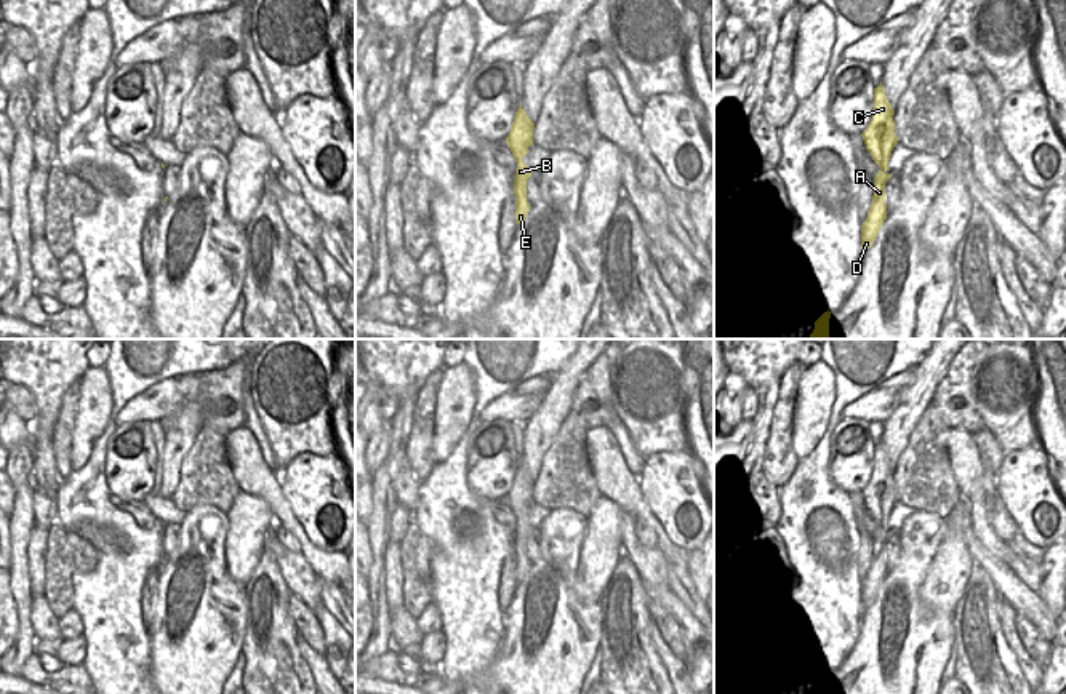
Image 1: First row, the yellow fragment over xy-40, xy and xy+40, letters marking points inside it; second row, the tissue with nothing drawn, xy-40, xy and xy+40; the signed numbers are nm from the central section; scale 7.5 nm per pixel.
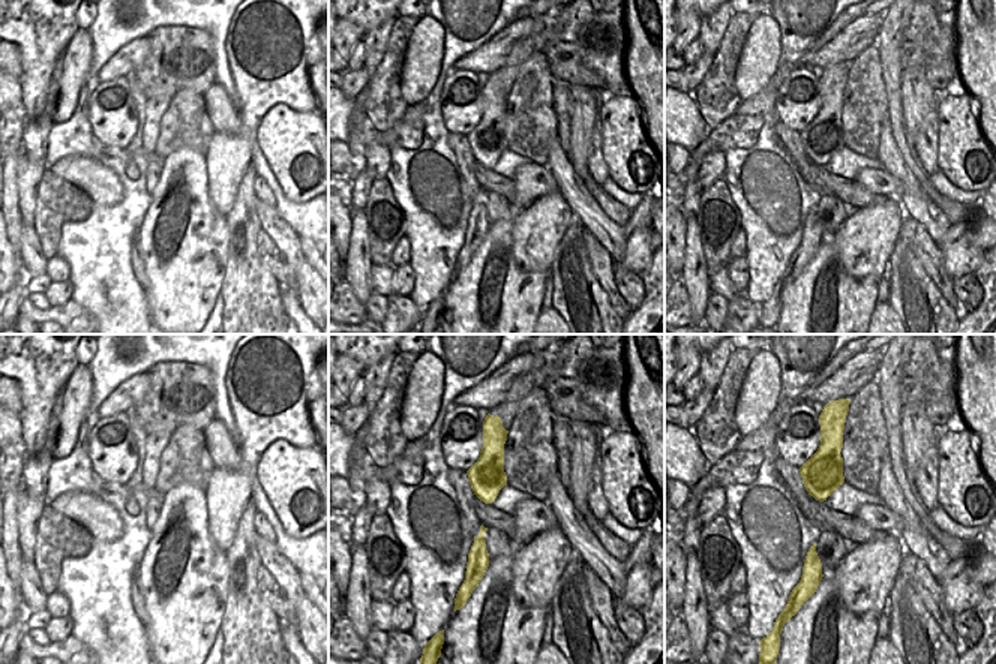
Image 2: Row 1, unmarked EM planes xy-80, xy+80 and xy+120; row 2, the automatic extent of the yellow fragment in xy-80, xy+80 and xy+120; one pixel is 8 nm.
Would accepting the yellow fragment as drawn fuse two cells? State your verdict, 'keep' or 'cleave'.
keep

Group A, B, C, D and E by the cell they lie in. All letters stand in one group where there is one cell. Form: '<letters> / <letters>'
A B C D E

